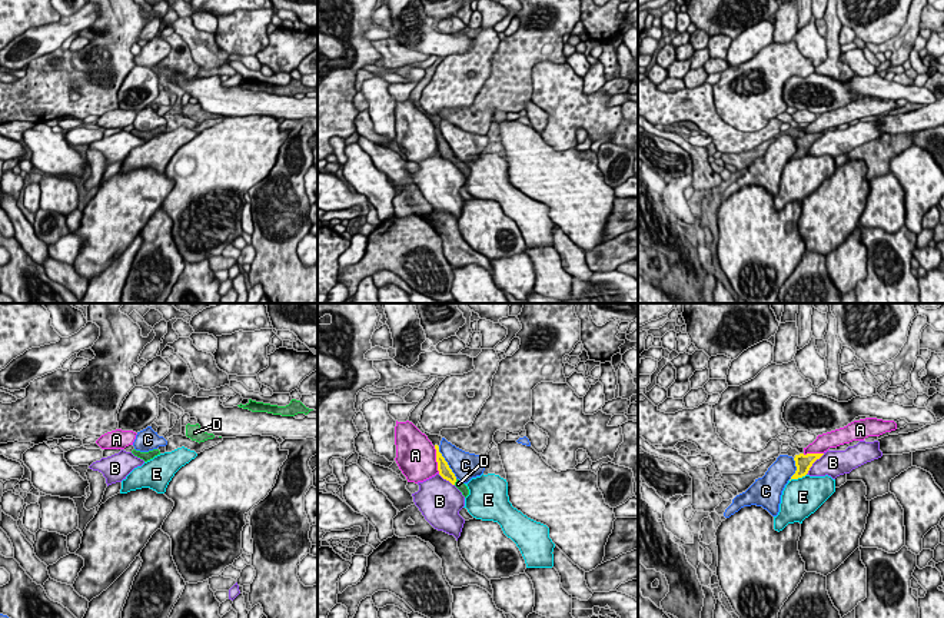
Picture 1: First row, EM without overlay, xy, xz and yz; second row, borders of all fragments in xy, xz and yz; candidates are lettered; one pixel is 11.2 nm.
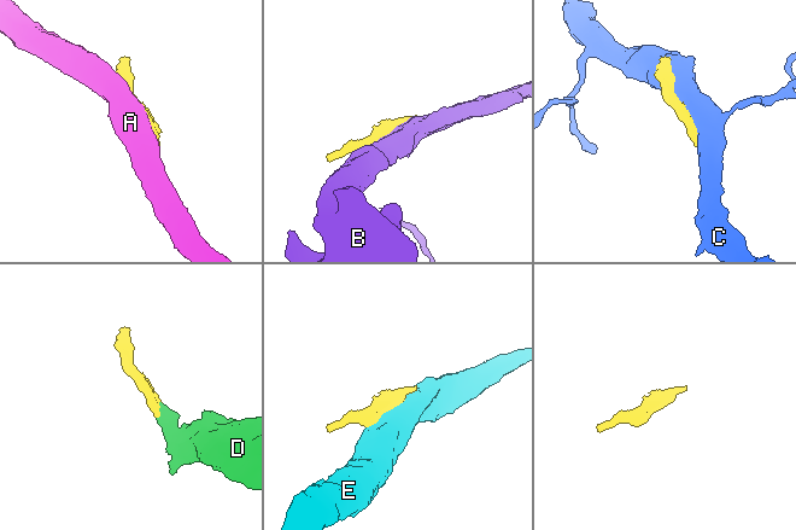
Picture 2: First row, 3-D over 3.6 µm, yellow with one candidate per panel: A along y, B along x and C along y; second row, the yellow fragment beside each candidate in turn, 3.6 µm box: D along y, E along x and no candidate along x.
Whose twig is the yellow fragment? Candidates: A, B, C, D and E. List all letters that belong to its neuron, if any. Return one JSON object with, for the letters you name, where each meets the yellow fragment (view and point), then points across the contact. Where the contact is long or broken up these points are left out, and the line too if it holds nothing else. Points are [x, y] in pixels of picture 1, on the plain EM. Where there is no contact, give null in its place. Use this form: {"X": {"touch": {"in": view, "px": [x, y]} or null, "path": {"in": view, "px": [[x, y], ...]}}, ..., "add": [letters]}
{"D": {"touch": {"in": "xz", "px": [455, 160]}, "path": {"in": "xz", "px": [[445, 150], [455, 160], [458, 163]]}}, "add": ["D"]}

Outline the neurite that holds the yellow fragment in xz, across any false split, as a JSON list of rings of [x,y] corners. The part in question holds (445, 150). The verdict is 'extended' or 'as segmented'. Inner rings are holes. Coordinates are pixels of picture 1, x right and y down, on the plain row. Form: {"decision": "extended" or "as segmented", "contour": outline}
{"decision": "extended", "contour": [[[435,124],[435,129],[436,129],[436,142],[438,142],[439,154],[443,159],[449,160],[452,165],[455,165],[462,172],[462,175],[466,177],[469,175],[468,166],[455,156],[455,153],[449,147],[448,142],[442,136],[442,133],[439,132],[438,124]]]}

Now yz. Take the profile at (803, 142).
{"decision": "as segmented", "contour": [[[800,133],[795,134],[794,140],[795,140],[795,146],[797,150],[795,153],[791,156],[791,159],[798,159],[802,157],[808,153],[810,147],[812,146],[812,143],[820,139],[824,133]]]}

